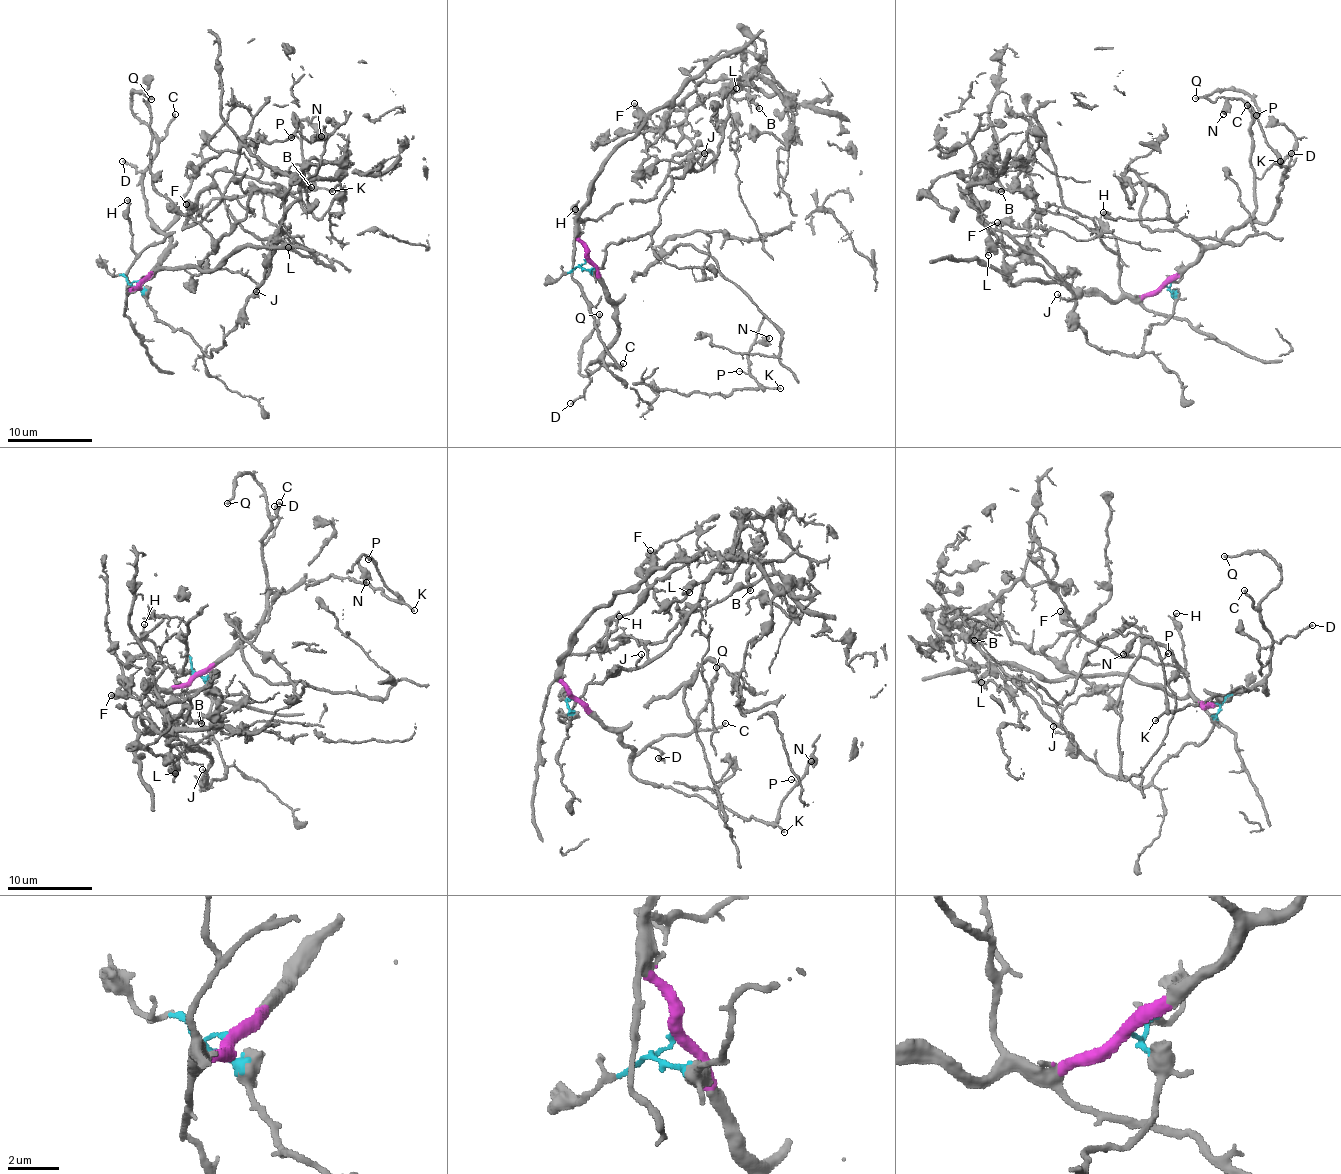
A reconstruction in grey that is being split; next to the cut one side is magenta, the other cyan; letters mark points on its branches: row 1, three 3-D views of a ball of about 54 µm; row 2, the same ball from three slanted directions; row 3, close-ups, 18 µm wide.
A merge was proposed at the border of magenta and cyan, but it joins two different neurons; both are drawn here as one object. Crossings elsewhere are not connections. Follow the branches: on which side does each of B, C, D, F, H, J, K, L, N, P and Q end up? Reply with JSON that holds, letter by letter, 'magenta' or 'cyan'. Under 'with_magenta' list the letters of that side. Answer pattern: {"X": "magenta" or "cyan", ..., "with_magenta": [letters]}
{"B": "cyan", "C": "magenta", "D": "magenta", "F": "cyan", "H": "magenta", "J": "cyan", "K": "magenta", "L": "cyan", "N": "magenta", "P": "magenta", "Q": "magenta", "with_magenta": ["C", "D", "H", "K", "N", "P", "Q"]}

